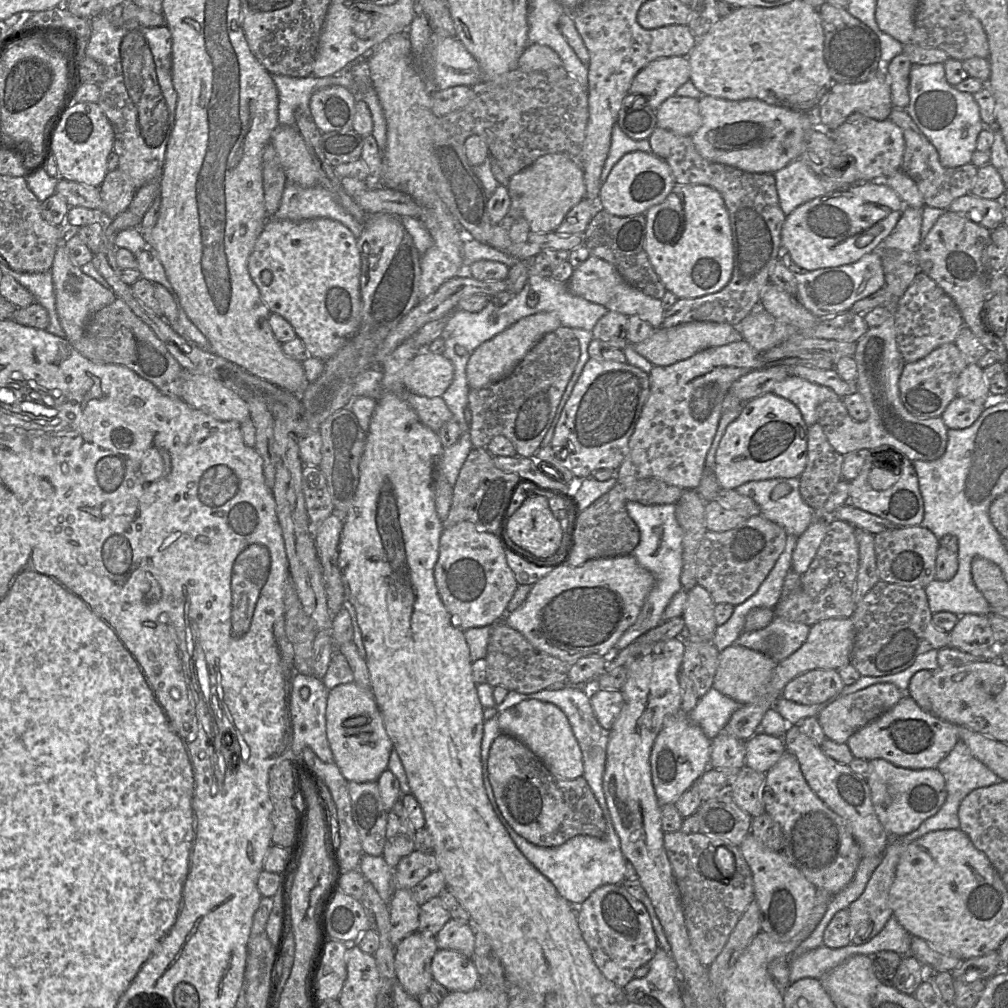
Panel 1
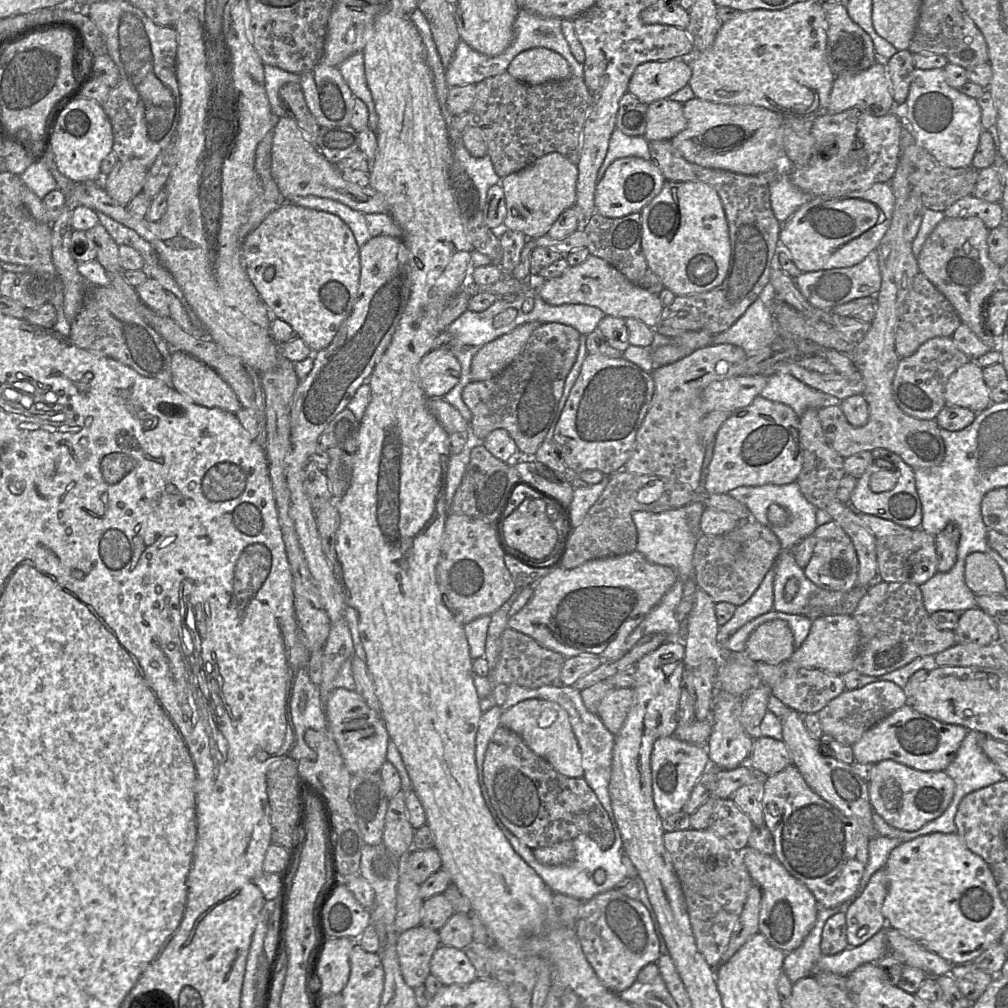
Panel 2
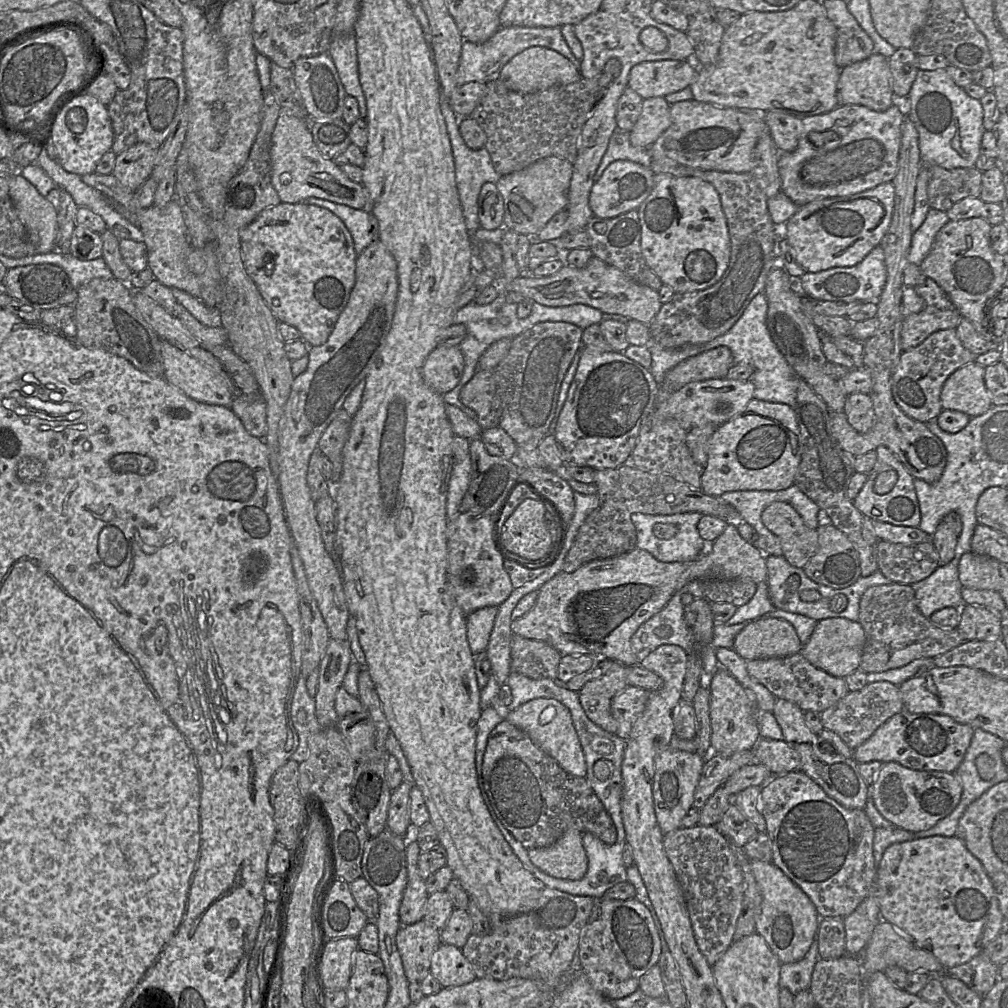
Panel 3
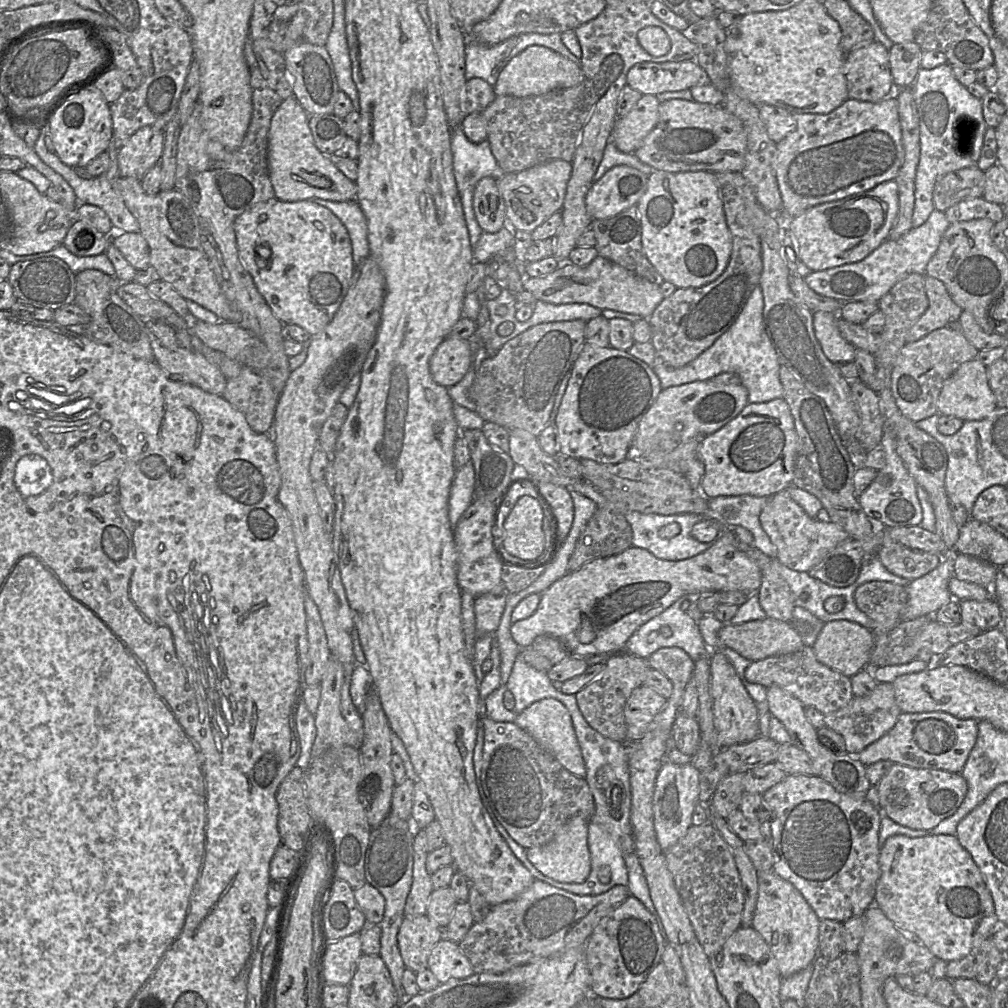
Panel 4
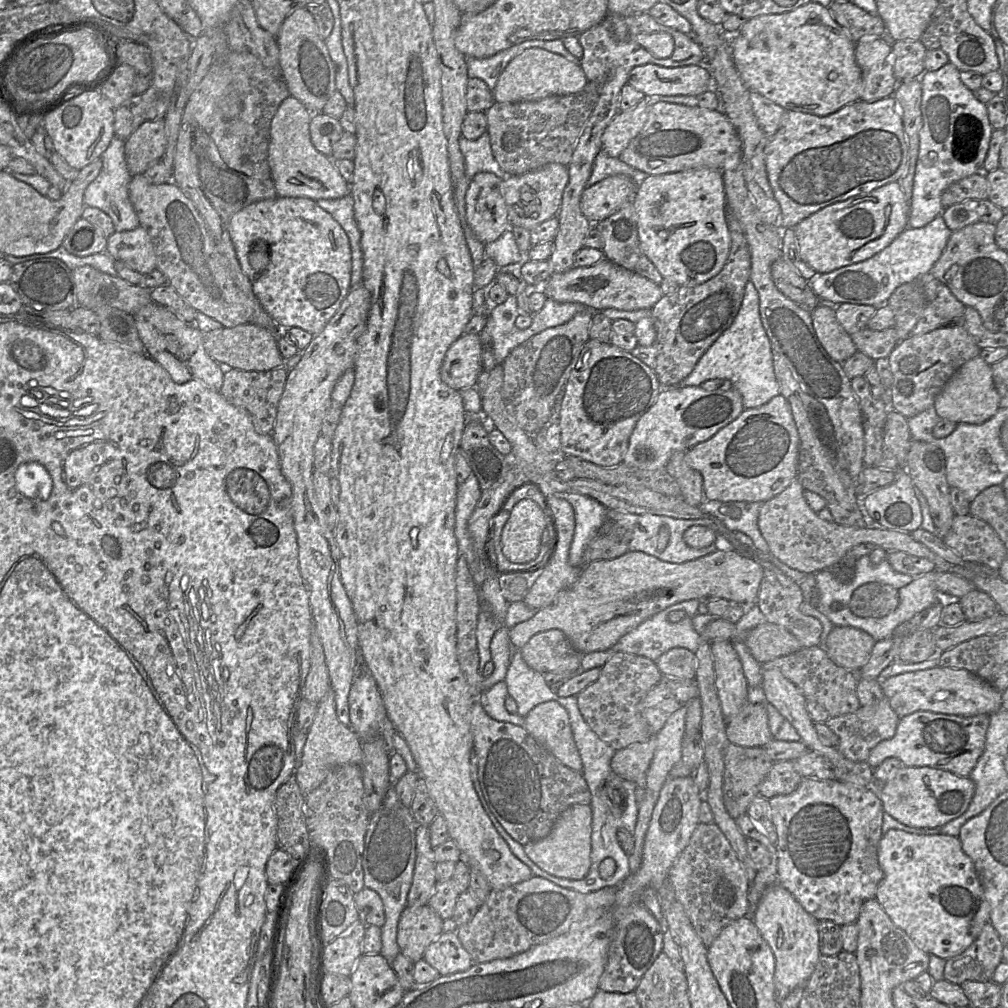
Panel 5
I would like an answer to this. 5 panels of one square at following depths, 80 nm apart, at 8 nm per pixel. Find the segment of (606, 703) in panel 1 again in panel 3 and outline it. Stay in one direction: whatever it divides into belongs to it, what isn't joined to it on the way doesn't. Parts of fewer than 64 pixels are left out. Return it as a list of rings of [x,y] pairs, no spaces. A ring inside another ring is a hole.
[[[627,686],[611,701],[611,713],[618,723],[616,735],[625,741],[629,738],[632,727],[645,710],[650,691],[640,687]]]

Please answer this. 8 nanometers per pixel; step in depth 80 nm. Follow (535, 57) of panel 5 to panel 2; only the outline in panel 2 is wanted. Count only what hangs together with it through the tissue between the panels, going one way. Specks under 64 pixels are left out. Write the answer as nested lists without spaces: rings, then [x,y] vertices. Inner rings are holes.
[[[543,47],[519,53],[506,72],[529,85],[540,85],[572,76],[568,62],[557,52]]]

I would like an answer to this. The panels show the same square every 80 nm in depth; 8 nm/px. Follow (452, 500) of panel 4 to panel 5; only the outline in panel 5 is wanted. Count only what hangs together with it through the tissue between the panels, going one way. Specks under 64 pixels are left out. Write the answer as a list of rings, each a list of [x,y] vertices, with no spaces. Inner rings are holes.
[[[473,473],[457,488],[455,507],[455,536],[460,555],[465,555],[469,565],[473,563],[473,543],[468,531],[468,520],[481,497],[477,478]]]

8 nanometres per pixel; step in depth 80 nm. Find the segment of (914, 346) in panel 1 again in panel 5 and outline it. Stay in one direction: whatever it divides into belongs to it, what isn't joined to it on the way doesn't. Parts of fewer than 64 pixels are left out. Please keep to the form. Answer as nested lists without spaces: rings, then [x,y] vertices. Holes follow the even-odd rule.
[[[940,284],[937,297],[927,302],[920,318],[911,331],[911,335],[921,335],[947,325],[963,317],[966,306],[950,291]]]

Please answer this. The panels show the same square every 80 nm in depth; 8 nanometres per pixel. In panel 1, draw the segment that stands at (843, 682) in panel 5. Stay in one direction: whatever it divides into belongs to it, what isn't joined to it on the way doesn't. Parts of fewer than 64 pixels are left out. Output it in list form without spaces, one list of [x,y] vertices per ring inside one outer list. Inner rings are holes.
[[[810,670],[791,680],[781,697],[803,705],[822,704],[837,697],[843,688],[837,670]]]

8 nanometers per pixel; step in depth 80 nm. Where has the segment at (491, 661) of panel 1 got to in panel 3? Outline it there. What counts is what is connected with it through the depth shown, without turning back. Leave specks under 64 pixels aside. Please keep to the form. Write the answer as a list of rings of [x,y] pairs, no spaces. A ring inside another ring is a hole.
[[[512,633],[511,672],[531,679],[555,679],[562,656],[559,651],[545,642]]]

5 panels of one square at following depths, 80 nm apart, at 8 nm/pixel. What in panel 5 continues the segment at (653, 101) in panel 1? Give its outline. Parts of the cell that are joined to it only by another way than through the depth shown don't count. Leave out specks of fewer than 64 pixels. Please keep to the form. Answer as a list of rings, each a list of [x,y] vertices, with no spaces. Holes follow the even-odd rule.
[[[705,64],[682,67],[638,65],[629,72],[627,83],[645,96],[697,96],[712,87],[712,76]]]

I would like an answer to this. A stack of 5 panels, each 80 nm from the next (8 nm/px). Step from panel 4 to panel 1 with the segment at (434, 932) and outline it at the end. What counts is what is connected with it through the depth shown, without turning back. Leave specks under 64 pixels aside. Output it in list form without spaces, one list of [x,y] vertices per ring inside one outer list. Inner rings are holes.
[[[416,931],[395,947],[397,982],[411,996],[429,991],[433,976],[431,963],[438,951],[435,936]]]

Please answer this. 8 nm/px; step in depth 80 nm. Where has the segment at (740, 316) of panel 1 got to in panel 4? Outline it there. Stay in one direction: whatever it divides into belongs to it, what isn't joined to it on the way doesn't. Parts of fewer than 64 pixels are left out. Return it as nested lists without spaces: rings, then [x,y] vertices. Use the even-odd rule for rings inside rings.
[[[740,172],[714,174],[732,238],[727,267],[717,279],[704,286],[676,288],[670,296],[663,298],[647,319],[656,359],[673,369],[692,362],[731,327],[751,292],[758,286],[762,272],[761,241],[755,218],[756,209],[764,208],[758,203],[753,187]]]

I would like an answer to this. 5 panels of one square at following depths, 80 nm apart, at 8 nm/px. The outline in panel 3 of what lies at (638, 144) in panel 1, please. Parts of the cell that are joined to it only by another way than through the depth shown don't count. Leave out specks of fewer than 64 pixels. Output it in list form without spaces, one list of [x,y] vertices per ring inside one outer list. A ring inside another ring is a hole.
[[[616,128],[609,140],[607,150],[594,175],[594,182],[597,182],[605,169],[617,160],[628,160],[645,168],[651,167],[651,155],[648,149],[633,146],[629,139],[629,132],[619,128]]]

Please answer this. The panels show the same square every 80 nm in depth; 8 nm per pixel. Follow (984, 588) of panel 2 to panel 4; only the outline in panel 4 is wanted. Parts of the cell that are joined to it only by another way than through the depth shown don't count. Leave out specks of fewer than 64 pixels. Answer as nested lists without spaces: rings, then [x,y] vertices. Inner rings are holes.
[[[959,554],[955,560],[954,577],[990,588],[994,585],[999,568],[979,558]]]

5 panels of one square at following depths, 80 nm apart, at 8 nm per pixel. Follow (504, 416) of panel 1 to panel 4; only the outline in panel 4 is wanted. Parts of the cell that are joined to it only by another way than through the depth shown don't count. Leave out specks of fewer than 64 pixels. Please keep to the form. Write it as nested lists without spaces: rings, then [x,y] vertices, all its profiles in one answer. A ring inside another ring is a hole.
[[[580,319],[539,324],[507,342],[494,355],[484,358],[479,369],[476,372],[474,381],[469,391],[469,397],[476,404],[476,412],[485,421],[485,423],[494,423],[506,428],[507,430],[525,430],[533,436],[538,437],[545,429],[545,427],[549,424],[549,419],[555,402],[555,397],[563,378],[565,377],[566,373],[571,370],[573,364],[575,363],[577,357],[581,352],[583,345],[586,342],[585,328],[586,322]]]

